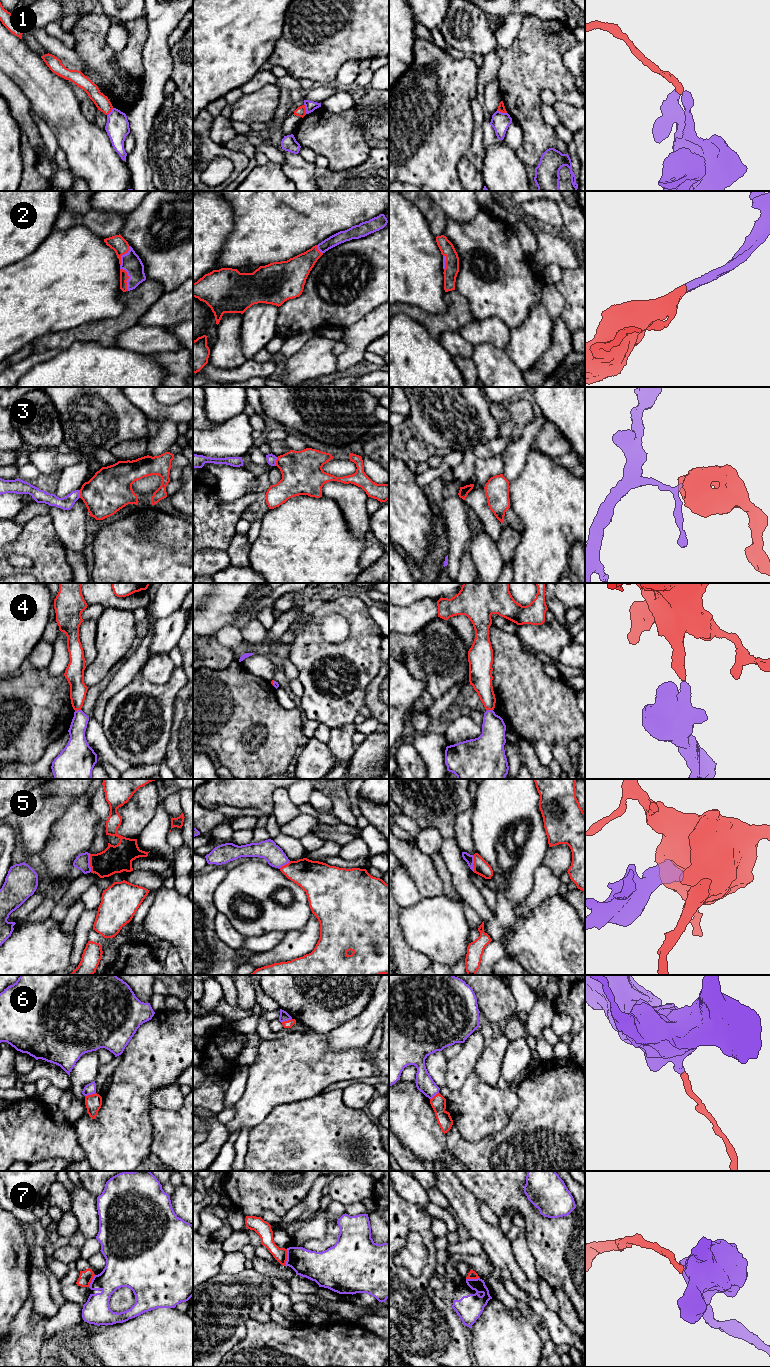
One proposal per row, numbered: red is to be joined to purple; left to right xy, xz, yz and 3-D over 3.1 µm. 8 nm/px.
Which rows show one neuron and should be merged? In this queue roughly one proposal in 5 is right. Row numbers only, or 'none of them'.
2

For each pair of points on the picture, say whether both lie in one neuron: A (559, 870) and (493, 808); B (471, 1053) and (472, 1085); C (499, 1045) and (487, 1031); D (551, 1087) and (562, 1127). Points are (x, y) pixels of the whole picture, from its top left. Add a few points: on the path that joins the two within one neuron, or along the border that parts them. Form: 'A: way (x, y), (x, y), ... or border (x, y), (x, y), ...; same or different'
A: border (549, 847), (541, 864); different
B: border (472, 1070), (457, 1089); different
C: border (493, 1039), (485, 1046); different
D: way (557, 1097), (562, 1107), (562, 1117); same

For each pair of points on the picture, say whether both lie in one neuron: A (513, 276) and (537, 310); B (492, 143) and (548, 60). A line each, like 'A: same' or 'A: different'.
A: different
B: different

